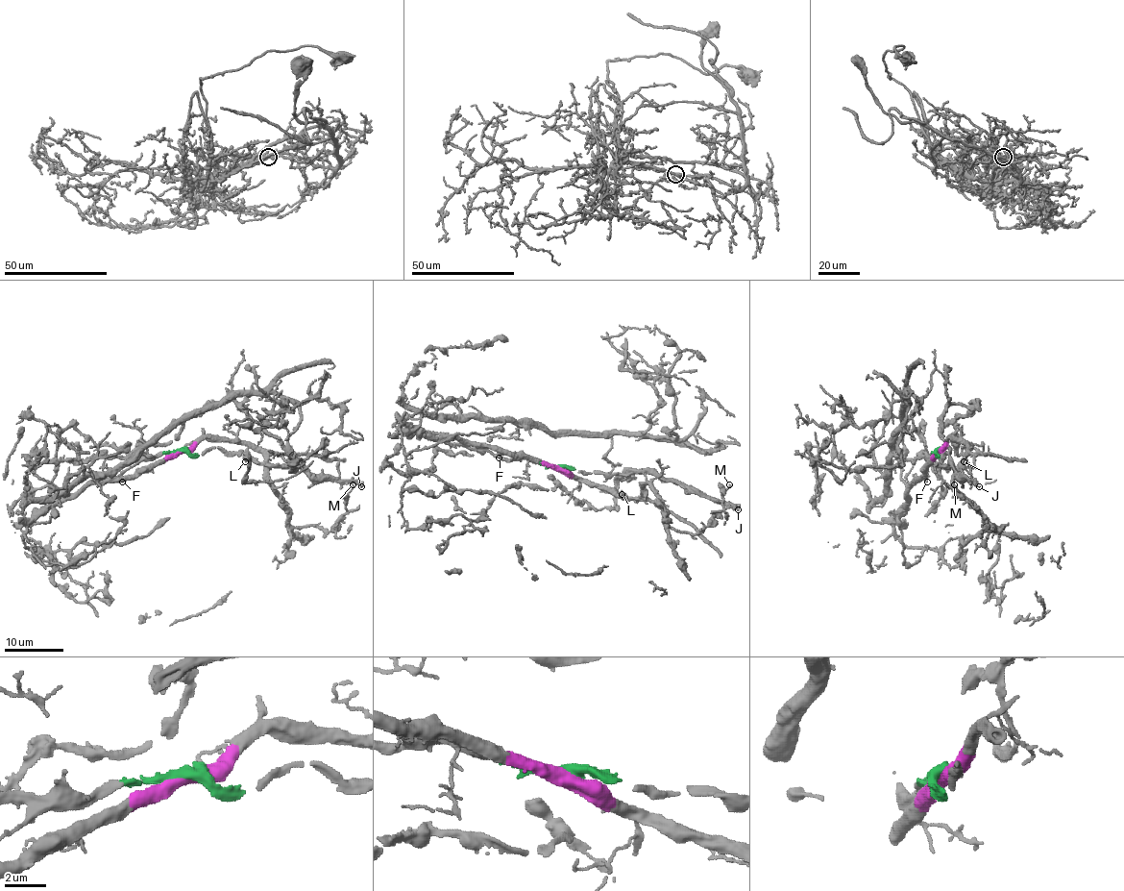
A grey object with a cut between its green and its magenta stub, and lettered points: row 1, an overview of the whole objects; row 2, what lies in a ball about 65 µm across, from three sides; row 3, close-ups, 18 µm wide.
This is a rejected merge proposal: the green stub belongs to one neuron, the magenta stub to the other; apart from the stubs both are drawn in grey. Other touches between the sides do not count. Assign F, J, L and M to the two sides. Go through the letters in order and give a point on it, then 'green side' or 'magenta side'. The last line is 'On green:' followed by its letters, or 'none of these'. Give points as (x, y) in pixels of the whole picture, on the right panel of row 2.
F: (927, 482) | green side
J: (979, 486) | green side
L: (964, 461) | magenta side
M: (954, 484) | magenta side
On green: F, J

